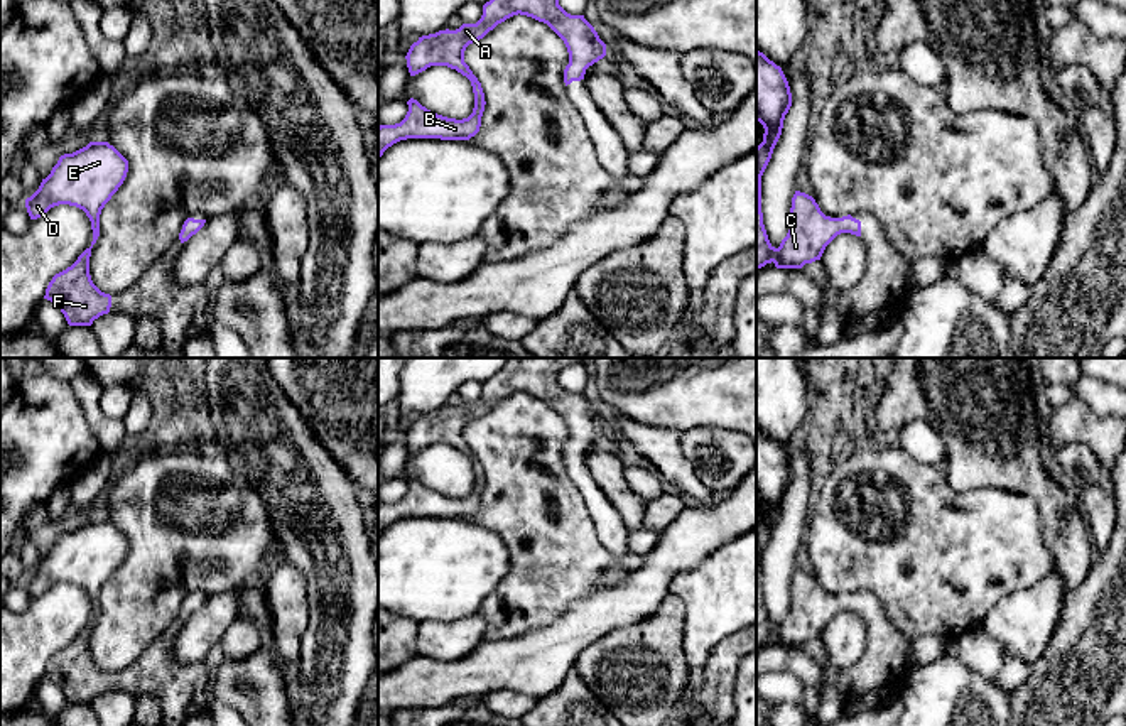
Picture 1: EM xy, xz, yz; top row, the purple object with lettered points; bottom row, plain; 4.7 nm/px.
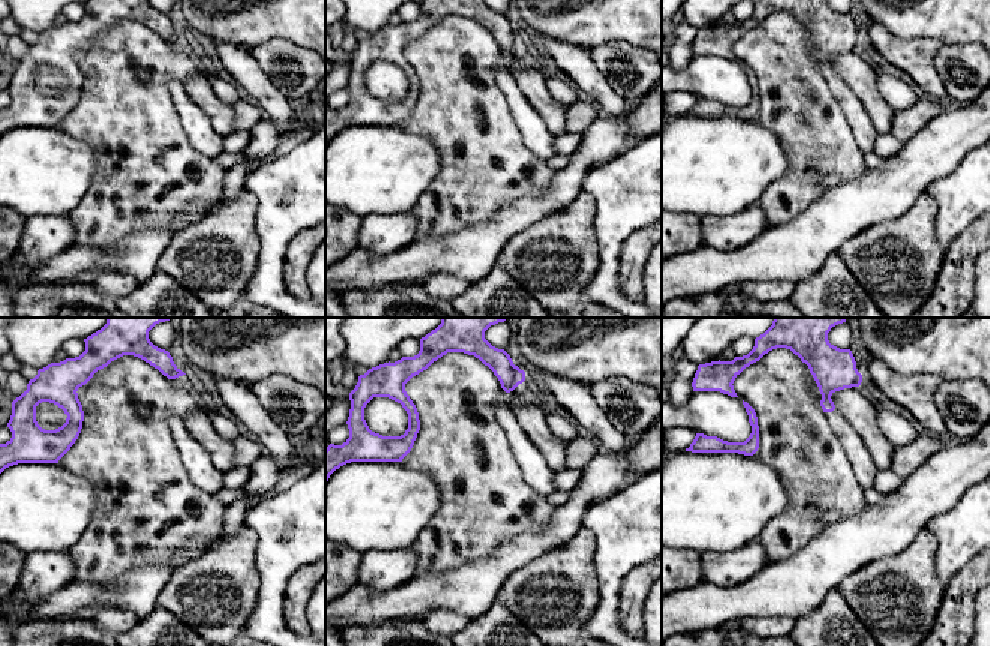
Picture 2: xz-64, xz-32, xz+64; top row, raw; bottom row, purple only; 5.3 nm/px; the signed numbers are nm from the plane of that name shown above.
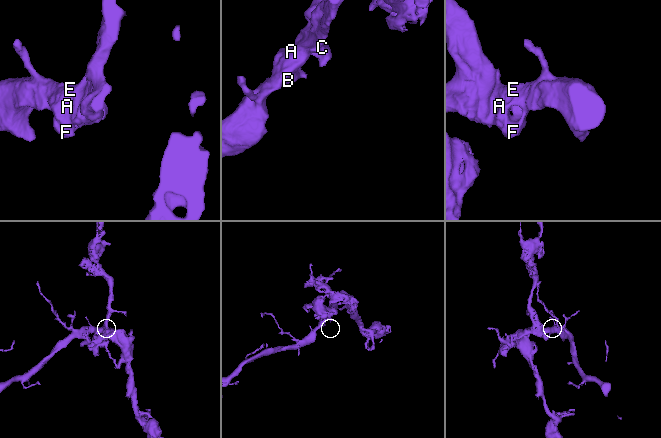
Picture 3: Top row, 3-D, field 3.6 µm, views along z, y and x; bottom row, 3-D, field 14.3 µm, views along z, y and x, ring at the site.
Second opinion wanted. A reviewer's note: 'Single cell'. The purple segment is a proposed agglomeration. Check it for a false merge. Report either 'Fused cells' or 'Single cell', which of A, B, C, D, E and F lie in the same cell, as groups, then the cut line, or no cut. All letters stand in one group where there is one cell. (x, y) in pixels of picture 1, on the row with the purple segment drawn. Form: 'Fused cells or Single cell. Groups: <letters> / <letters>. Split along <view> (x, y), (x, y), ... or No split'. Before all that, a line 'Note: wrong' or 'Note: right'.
Note: right
Single cell. Groups: A B C D E F. No split

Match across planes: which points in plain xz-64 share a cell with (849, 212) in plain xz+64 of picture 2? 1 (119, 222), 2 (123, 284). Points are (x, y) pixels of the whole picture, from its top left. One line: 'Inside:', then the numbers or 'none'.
Inside: none

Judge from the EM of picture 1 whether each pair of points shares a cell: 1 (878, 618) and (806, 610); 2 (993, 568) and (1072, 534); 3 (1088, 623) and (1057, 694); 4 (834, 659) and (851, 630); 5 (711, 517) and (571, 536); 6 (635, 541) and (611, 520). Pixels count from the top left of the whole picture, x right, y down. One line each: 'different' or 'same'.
1: same
2: different
3: same
4: same
5: different
6: different

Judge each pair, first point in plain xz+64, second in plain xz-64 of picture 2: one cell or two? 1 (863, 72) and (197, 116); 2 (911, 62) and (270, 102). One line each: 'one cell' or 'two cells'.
1: two cells
2: one cell

